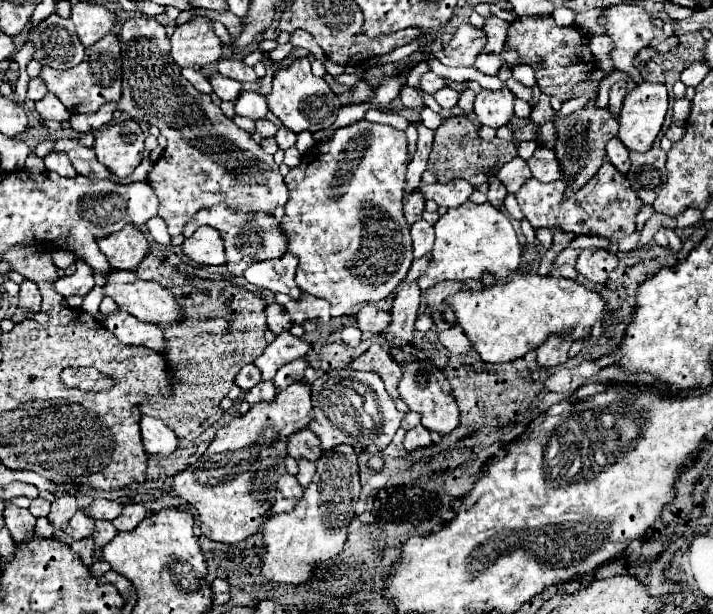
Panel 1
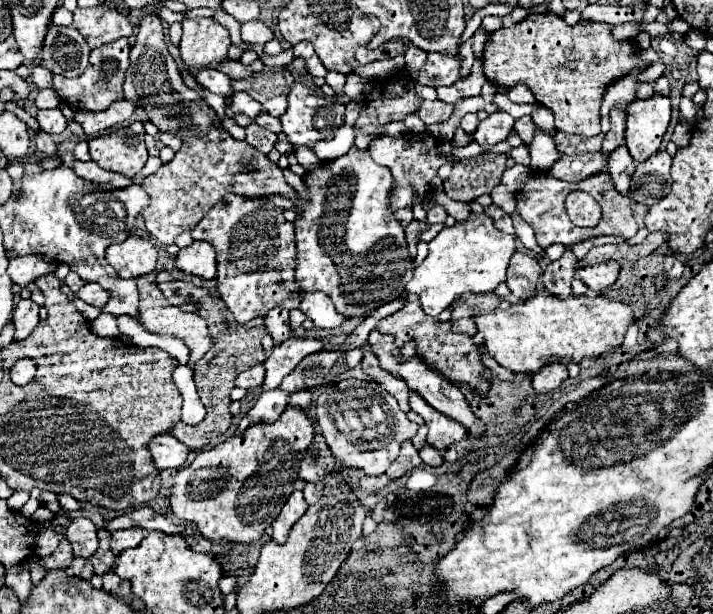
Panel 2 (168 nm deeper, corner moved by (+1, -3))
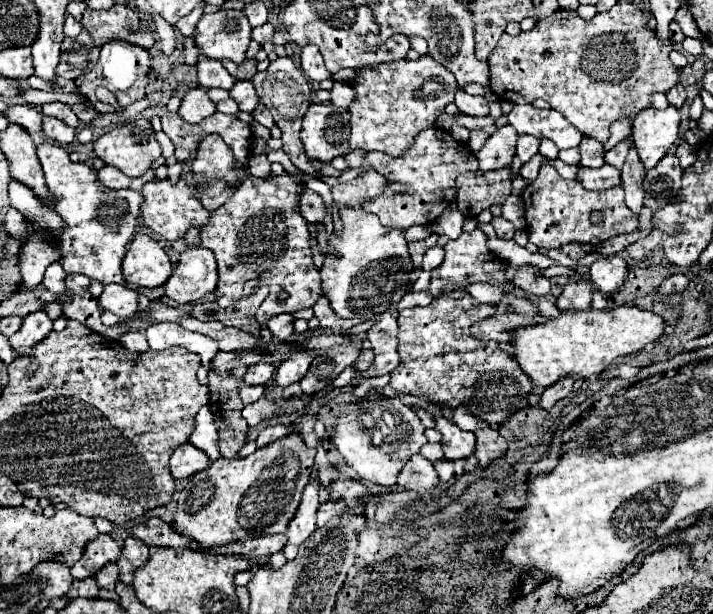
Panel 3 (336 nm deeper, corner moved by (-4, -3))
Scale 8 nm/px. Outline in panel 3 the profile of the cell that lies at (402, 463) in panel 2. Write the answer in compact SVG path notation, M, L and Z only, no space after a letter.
M415 455L415 459L405 465L405 471L401 471L399 485L419 493L423 499L433 499L435 487L439 485L439 477L431 461L421 455Z

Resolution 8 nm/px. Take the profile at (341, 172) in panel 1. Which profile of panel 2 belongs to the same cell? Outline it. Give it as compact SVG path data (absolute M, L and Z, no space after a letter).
M356 145L338 159L324 161L318 169L308 171L304 177L310 197L302 199L296 195L292 199L298 209L294 223L296 229L296 283L302 291L322 291L326 293L336 311L344 317L364 317L376 307L400 297L406 283L412 279L412 257L408 253L404 227L394 219L390 211L390 191L394 189L394 179L388 167L374 163L368 149L358 149Z

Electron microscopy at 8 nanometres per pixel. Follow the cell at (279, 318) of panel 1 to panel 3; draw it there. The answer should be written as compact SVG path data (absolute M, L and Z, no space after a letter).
M275 315L267 323L269 331L279 337L279 339L289 339L293 337L293 315Z

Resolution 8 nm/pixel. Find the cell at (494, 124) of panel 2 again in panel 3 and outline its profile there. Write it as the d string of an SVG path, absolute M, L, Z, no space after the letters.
M511 125L499 127L485 143L485 147L475 155L481 171L493 171L513 165L517 133Z

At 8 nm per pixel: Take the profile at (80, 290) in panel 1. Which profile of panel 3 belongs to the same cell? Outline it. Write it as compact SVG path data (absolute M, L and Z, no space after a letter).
M107 285L103 295L99 297L99 305L103 309L115 313L123 321L129 321L129 319L135 319L141 315L139 293L123 287L123 285Z

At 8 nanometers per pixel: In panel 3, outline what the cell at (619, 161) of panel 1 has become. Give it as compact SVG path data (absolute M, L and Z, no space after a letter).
M631 145L629 147L629 155L627 161L621 169L621 179L623 179L623 189L625 189L625 203L627 207L639 215L641 207L643 207L643 179L645 179L645 167L637 155L637 149Z

